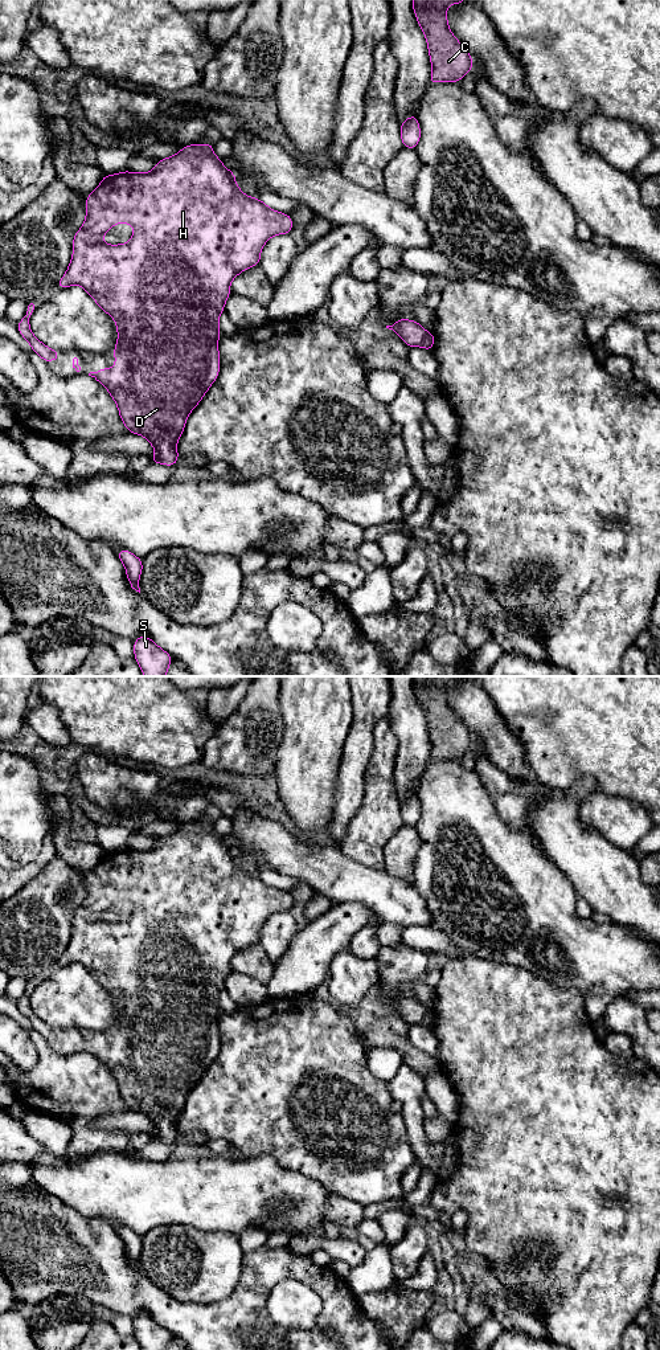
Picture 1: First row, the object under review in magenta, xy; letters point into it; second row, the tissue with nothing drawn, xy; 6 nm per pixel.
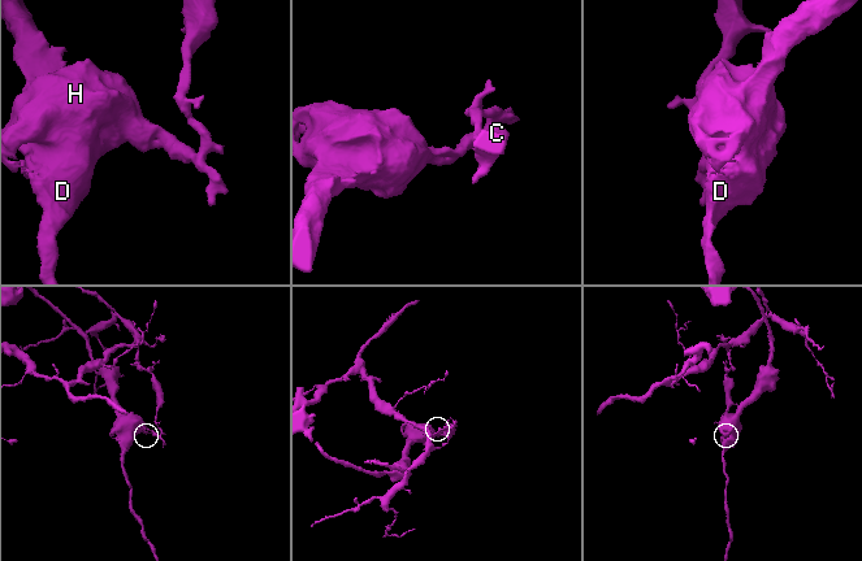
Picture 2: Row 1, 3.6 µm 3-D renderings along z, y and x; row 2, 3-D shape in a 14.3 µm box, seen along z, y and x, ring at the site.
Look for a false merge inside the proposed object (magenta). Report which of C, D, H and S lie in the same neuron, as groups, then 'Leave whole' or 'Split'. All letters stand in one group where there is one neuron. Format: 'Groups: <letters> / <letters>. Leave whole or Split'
Groups: C / D H S. Split

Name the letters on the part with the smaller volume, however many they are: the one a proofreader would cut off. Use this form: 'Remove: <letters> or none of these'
Remove: C

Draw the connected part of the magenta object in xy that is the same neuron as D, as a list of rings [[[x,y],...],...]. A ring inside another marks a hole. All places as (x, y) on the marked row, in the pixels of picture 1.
[[[189,144],[173,156],[157,160],[149,172],[139,173],[123,171],[114,175],[104,175],[101,184],[86,197],[86,217],[81,229],[73,237],[73,257],[63,277],[57,282],[60,289],[81,286],[95,300],[95,303],[108,314],[116,323],[118,341],[114,345],[115,365],[112,369],[102,368],[99,372],[90,372],[98,382],[103,384],[114,398],[119,416],[128,433],[143,435],[155,449],[152,463],[175,466],[179,459],[177,441],[183,435],[185,422],[190,412],[198,405],[220,373],[218,339],[221,335],[218,318],[225,310],[229,298],[231,281],[242,271],[259,266],[261,251],[265,244],[274,236],[290,234],[292,229],[290,214],[272,210],[261,199],[246,196],[235,183],[235,173],[229,171],[220,158],[214,155],[213,144]],[[116,224],[130,224],[134,234],[127,244],[108,245],[102,237]]]

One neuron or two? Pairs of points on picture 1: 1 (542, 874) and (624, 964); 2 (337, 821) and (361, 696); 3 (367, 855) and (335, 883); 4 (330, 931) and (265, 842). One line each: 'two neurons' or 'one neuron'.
1: one neuron
2: one neuron
3: two neurons
4: two neurons

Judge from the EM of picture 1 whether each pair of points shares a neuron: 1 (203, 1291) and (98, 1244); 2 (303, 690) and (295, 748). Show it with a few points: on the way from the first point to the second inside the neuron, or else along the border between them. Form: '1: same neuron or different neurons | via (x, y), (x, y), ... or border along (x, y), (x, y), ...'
1: different neurons | border along (139, 1271), (163, 1291)
2: same neuron | via (303, 704), (303, 733)

